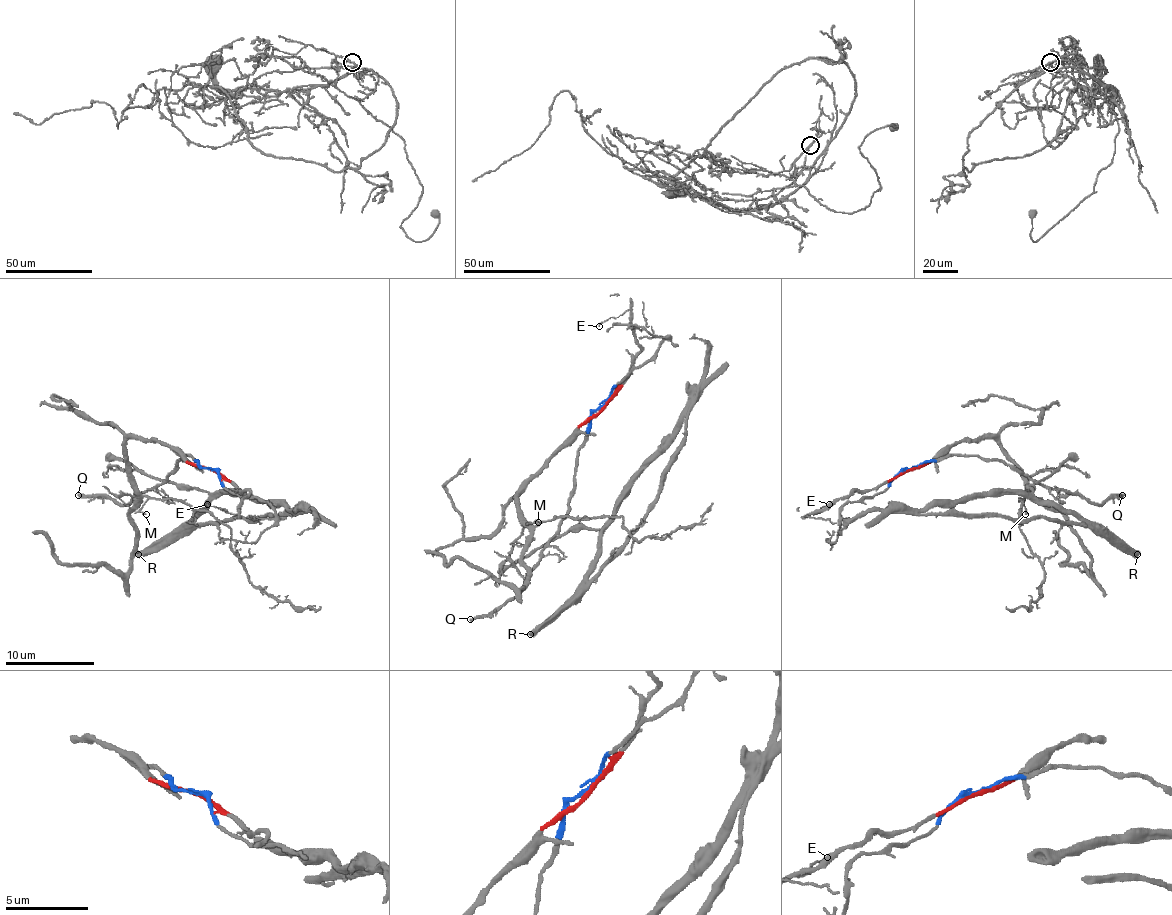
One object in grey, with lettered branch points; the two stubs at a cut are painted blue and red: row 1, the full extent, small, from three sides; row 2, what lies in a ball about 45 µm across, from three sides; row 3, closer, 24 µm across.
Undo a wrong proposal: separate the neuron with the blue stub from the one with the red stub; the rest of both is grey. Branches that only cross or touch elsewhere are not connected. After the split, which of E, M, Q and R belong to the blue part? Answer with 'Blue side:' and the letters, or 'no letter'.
Blue side: Q, R

